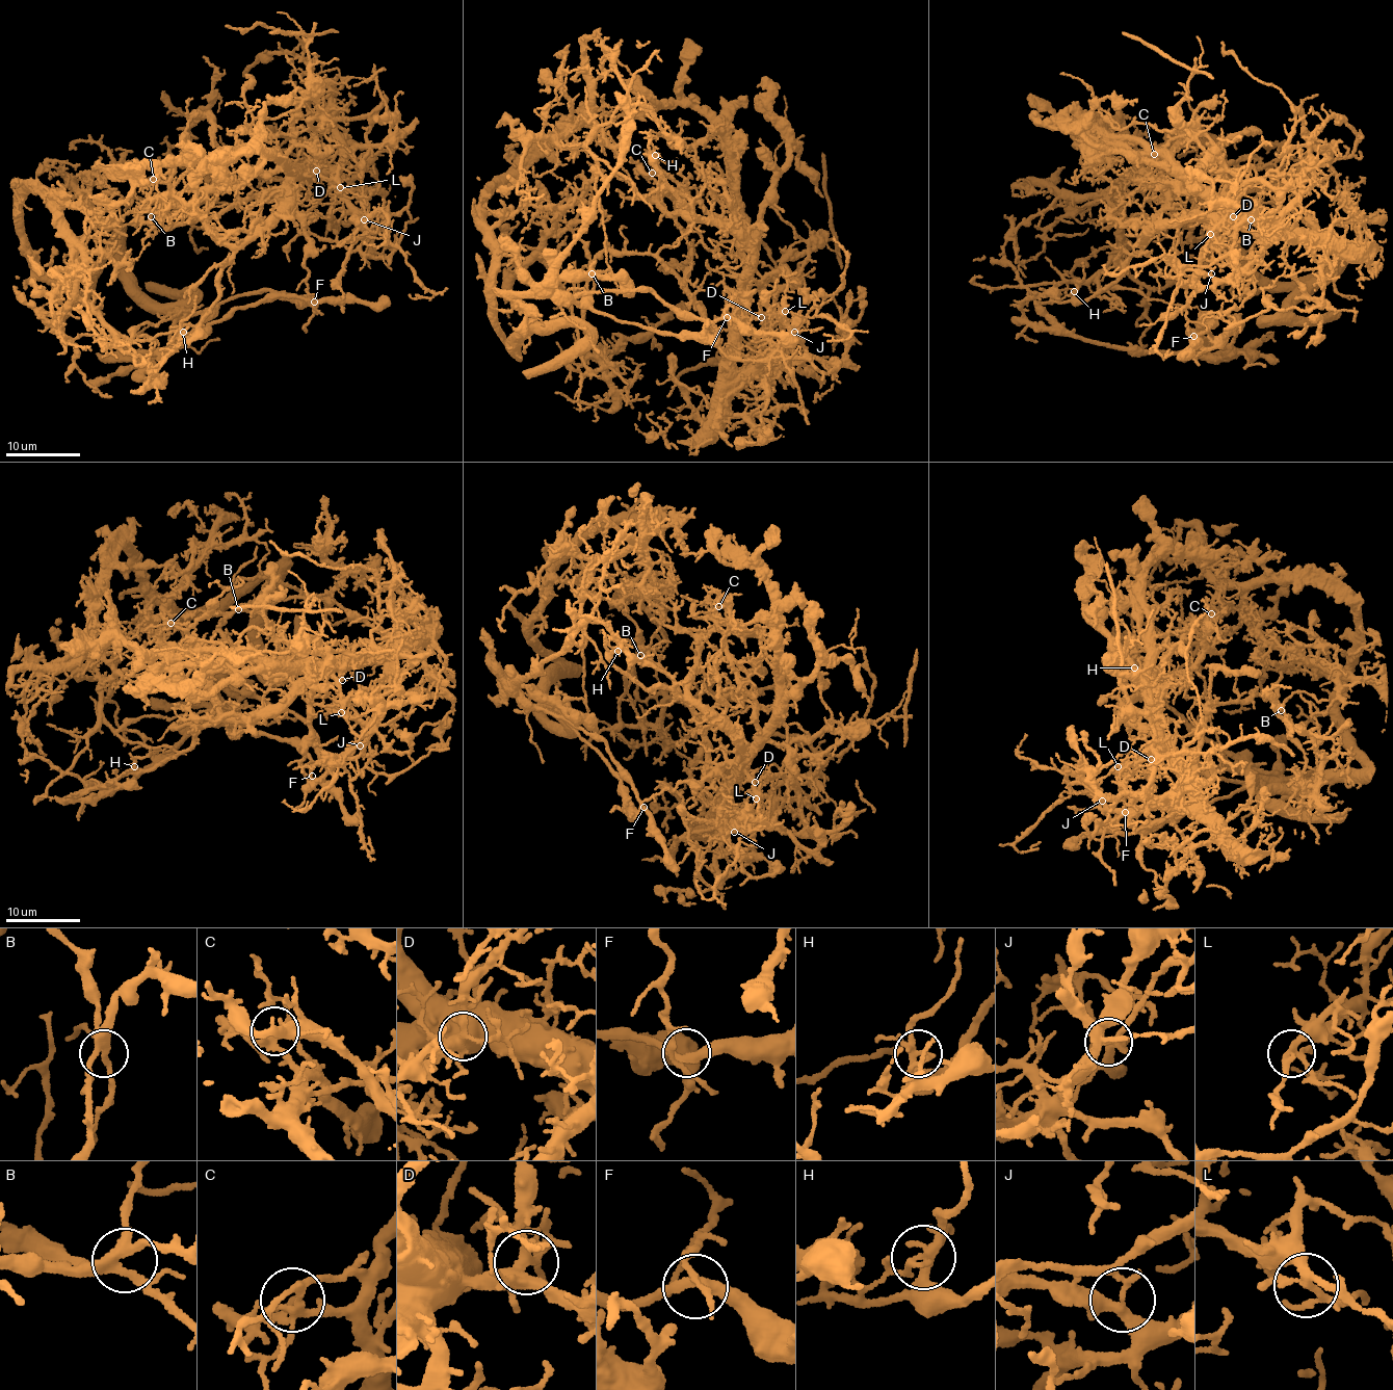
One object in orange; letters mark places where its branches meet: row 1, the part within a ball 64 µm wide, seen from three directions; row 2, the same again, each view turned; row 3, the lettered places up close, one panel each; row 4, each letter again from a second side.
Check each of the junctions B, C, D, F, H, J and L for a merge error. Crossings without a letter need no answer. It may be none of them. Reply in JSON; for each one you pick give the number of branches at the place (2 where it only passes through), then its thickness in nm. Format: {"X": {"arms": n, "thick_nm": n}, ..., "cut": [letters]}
{"J": {"arms": 4, "thick_nm": 240}, "cut": ["J"]}

